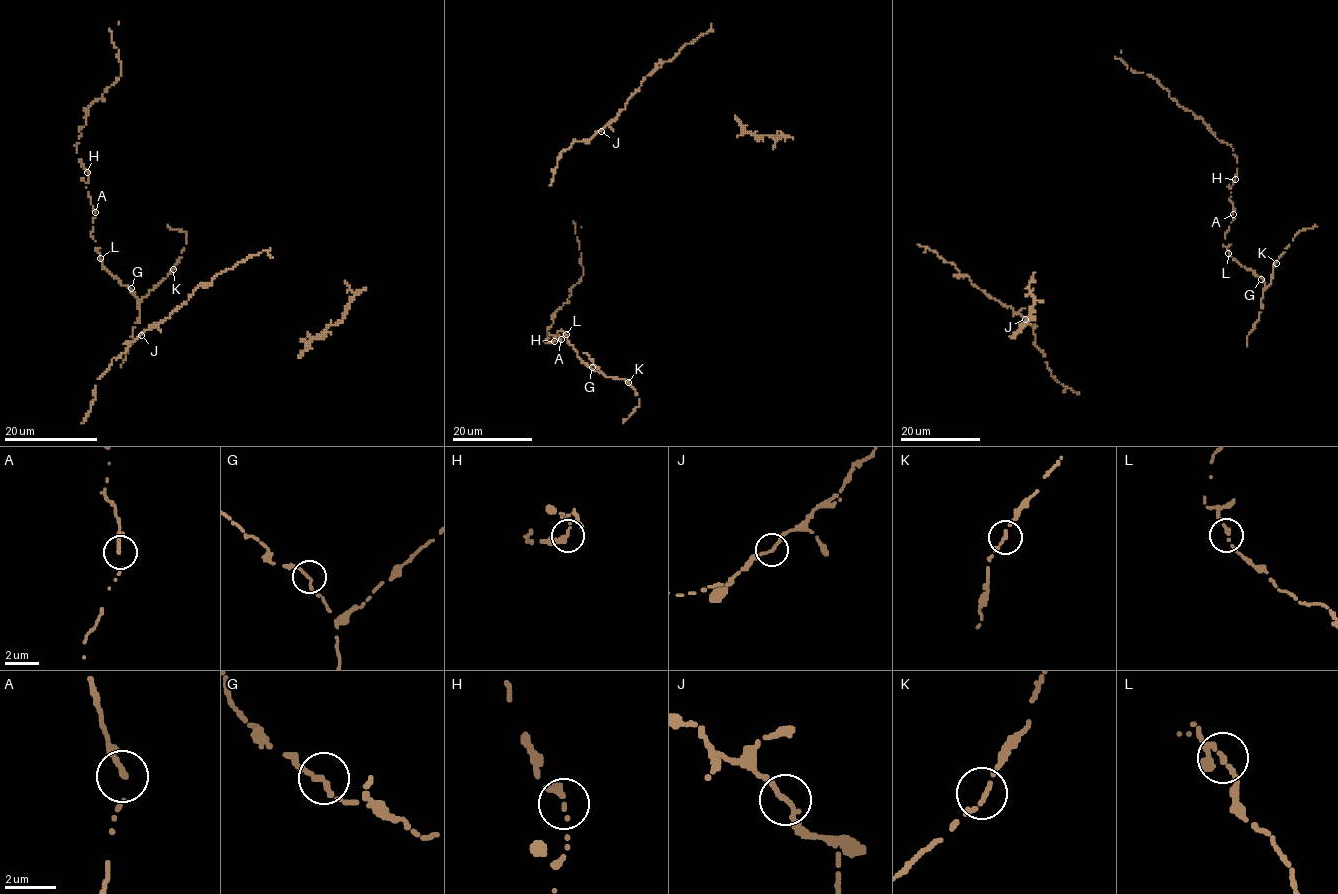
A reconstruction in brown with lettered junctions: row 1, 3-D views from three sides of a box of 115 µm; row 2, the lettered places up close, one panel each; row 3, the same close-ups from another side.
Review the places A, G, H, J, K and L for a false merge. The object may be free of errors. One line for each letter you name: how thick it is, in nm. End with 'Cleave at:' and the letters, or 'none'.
Cleave at: none

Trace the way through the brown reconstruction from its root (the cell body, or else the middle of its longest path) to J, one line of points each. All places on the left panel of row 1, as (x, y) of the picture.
J: (98, 378), (141, 335)

